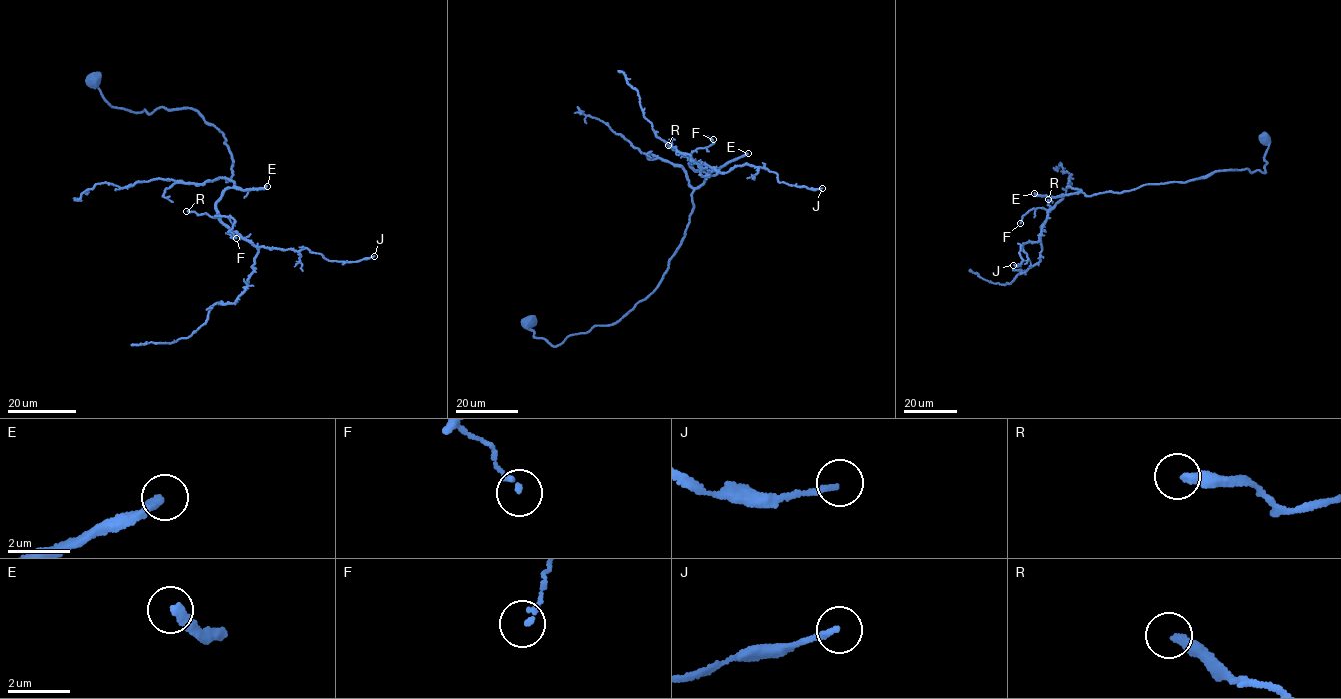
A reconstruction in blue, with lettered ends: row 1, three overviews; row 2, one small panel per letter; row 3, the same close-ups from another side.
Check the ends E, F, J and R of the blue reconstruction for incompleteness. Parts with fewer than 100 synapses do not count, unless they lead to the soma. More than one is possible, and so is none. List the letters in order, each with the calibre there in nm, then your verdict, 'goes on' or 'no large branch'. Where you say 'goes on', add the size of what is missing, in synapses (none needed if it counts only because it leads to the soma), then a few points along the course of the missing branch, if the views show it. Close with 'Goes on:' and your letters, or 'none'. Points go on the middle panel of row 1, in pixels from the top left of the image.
E: 300 nm thick; goes on; about 350 synapses
F: 140 nm thick; no large branch
J: 160 nm thick; no large branch
R: 320 nm thick; no large branch
Goes on: E

